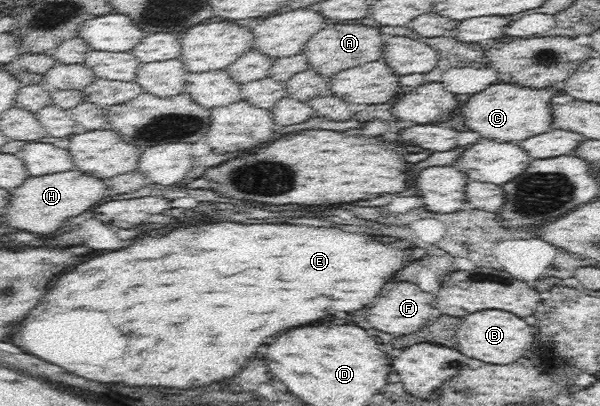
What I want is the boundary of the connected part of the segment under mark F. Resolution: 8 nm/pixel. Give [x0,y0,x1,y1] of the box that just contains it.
[367,282,435,338]

